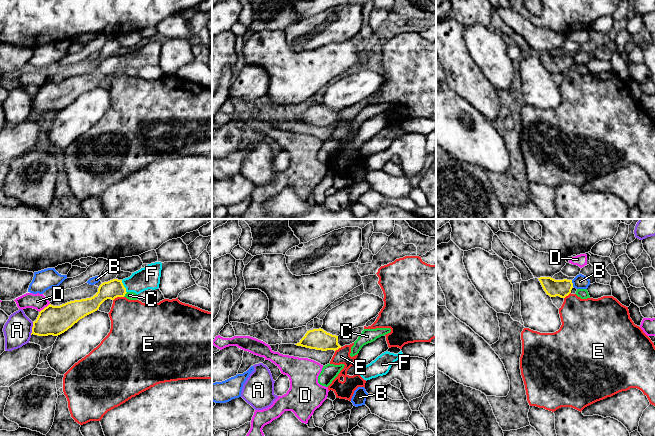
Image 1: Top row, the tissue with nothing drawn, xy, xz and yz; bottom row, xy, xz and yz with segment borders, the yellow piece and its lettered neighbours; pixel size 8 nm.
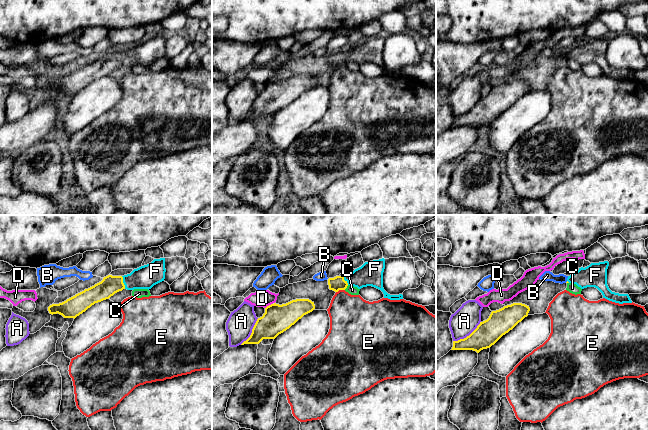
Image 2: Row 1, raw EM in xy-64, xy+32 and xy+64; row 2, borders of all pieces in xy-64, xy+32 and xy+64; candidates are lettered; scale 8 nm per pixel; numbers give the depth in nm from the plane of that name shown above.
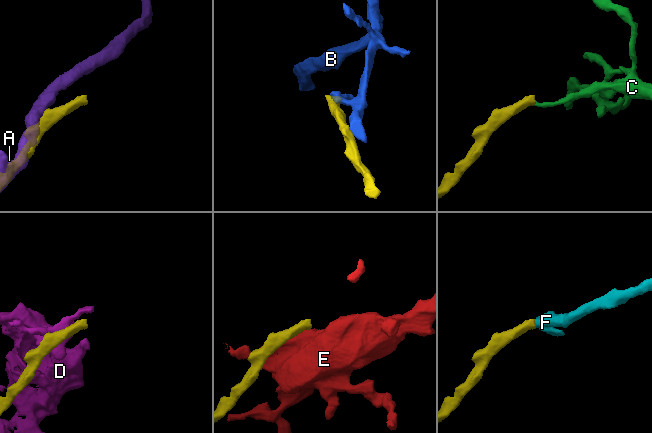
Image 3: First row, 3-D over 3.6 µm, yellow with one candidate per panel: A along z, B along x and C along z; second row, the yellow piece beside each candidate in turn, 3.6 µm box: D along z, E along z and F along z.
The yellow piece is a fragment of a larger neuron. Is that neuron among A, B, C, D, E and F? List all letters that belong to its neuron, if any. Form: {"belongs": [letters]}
{"belongs": ["F"]}

